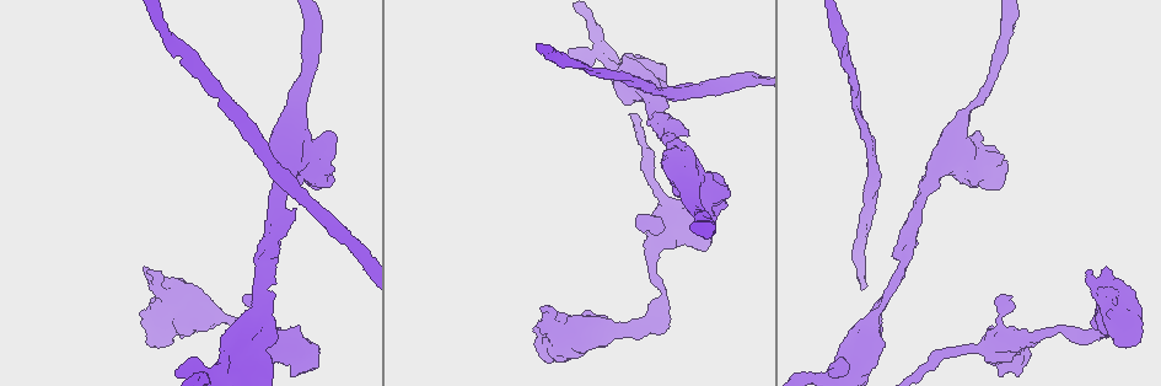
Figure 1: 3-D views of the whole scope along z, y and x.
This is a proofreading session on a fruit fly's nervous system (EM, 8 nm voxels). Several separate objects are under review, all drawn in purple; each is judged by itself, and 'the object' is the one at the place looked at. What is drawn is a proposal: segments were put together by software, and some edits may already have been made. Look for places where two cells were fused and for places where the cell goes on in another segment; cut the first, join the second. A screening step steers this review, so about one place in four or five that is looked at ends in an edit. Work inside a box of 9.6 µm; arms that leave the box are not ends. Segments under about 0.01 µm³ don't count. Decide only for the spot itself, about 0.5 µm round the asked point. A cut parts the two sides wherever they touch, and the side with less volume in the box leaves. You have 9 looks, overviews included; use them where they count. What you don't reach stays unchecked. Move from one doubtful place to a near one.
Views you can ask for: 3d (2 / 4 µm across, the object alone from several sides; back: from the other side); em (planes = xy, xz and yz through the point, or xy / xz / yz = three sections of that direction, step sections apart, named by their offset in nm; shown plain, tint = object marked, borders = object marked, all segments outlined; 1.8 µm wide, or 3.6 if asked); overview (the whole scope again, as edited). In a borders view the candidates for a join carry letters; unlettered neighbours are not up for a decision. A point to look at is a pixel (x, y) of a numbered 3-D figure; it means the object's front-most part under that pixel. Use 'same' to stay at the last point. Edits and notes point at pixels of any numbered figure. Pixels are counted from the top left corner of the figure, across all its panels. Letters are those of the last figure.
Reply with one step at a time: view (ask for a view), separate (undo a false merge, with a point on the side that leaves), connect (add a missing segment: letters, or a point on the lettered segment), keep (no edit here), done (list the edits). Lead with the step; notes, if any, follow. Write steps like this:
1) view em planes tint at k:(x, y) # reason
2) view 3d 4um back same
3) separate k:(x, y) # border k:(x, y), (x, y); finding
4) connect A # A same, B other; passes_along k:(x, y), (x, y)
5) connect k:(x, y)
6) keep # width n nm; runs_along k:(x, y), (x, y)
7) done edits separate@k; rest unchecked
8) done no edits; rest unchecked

view em 3.6um planes borders at 1:(873, 320) # calibre changes

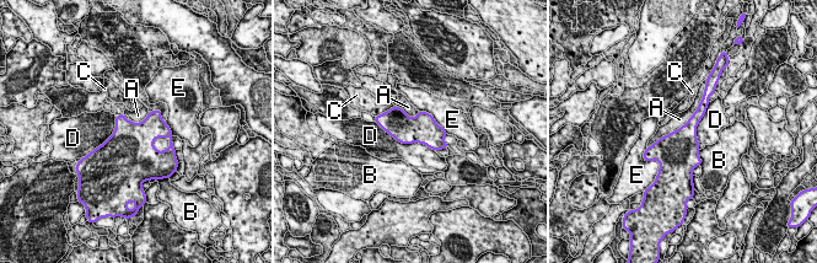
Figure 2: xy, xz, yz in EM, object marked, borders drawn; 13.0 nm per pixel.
keep # A other, B other, C other, D other, E other; border 2:(703, 94), (683, 124), (648, 148); continuous, no second cell

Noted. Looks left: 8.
view 3d 4um at 1:(561, 333) # sharp bend

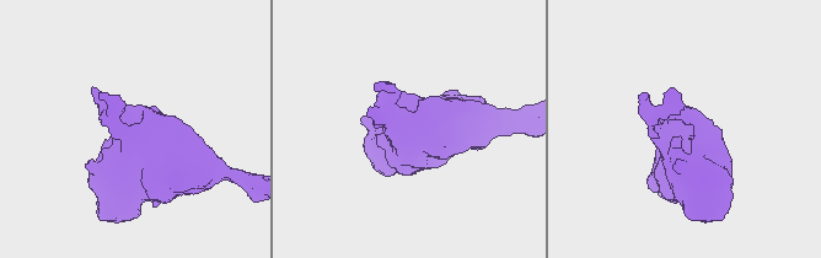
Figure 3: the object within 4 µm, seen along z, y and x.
view em xy step 4 tint at 3:(137, 121) # need the tissue

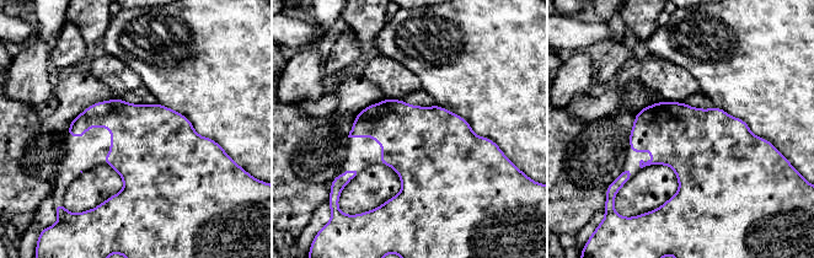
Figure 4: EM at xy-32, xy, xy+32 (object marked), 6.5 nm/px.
view em planes borders same

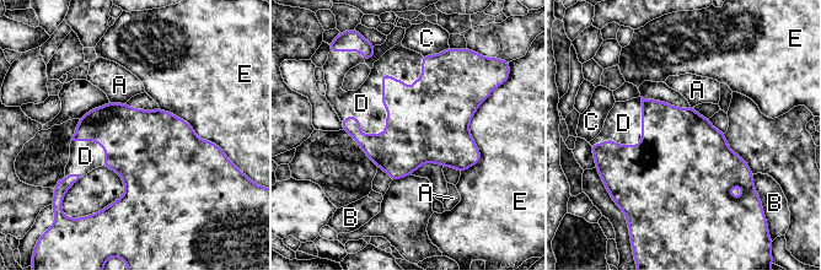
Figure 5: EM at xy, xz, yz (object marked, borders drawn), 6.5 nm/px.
connect D # A other, B other, C other, D same, E other; it goes on there

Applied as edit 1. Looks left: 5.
view overview

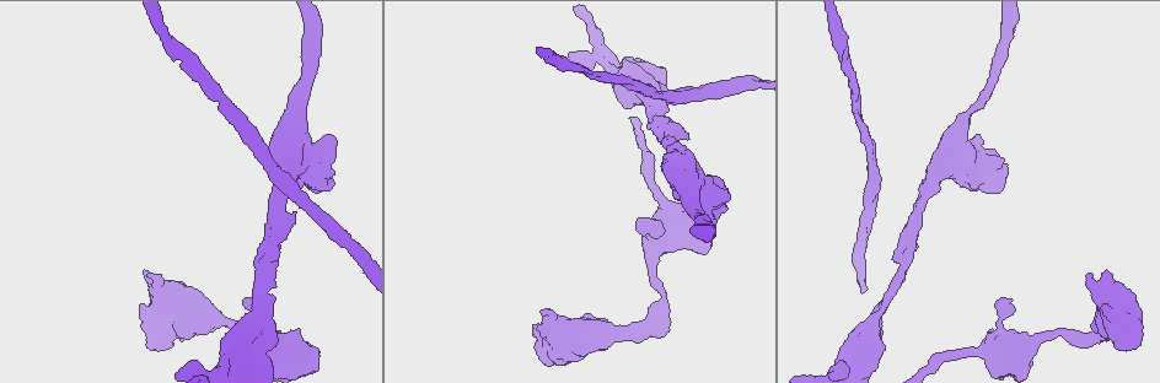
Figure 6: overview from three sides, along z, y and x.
view em 3.6um planes tint at 6:(715, 193) # abrupt turn

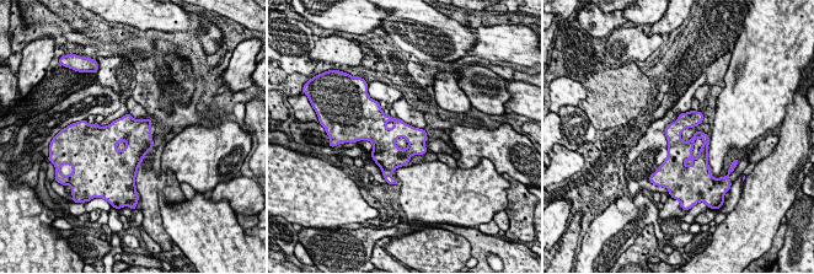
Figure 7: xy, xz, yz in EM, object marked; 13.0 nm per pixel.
view em 3.6um planes borders same

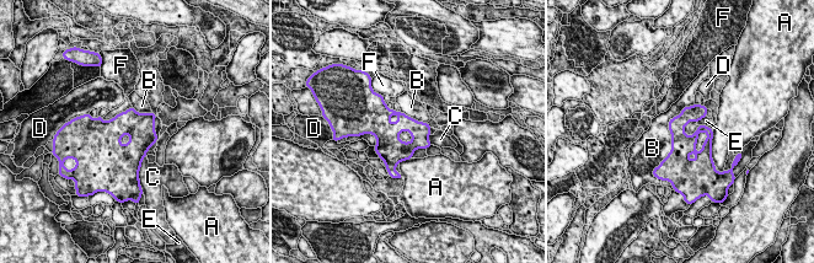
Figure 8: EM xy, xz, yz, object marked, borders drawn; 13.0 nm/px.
keep # A other, B other, C other, D other, E other, F other; border 8:(694, 103), (669, 121), (659, 165); all the same cell

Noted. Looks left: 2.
view 3d 2um at 6:(565, 61) # sudden change in width

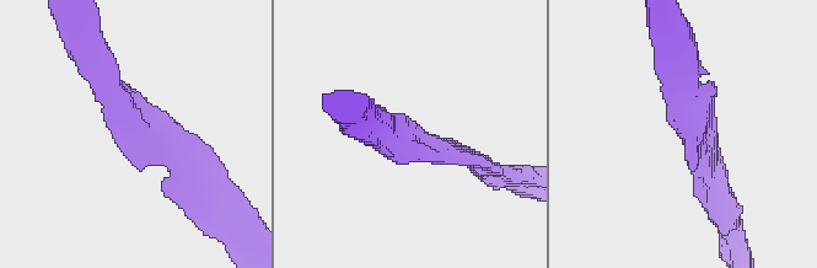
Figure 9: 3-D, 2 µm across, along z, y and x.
view em yz step 16 borders at 9:(124, 115) # arm_widths 170, 280 nm

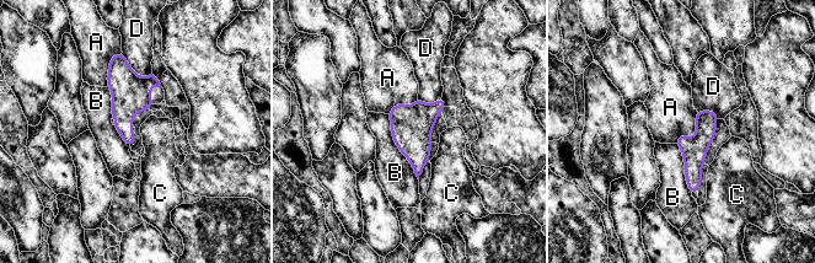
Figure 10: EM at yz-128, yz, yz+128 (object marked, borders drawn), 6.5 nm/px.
keep # width 110 nm; longest_contact B 460 nm; A other, B other, C other, D other; continuous, no second cell

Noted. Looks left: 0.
done edits connect@5; rest unchecked

